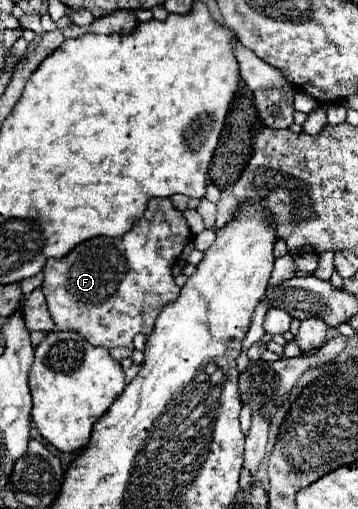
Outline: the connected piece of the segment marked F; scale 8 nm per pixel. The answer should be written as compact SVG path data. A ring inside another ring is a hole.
M156 197L150 199L144 217L134 223L134 227L122 237L94 237L76 245L60 259L48 259L44 265L42 291L46 295L46 303L56 327L60 331L78 331L92 345L106 347L116 361L130 357L134 351L134 335L152 333L154 321L164 303L170 303L178 297L180 287L174 281L172 269L190 239L192 233L182 211L178 211L168 197Z

